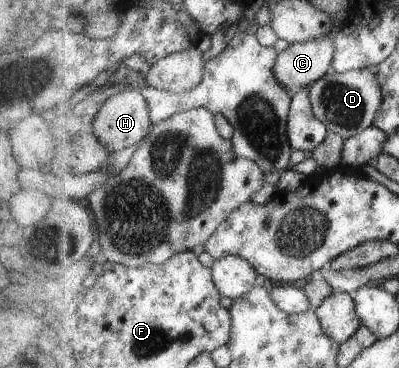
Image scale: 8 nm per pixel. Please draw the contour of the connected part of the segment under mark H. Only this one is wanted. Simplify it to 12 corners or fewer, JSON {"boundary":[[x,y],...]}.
{"boundary":[[135,88],[109,98],[91,129],[112,154],[141,143],[151,106]]}

